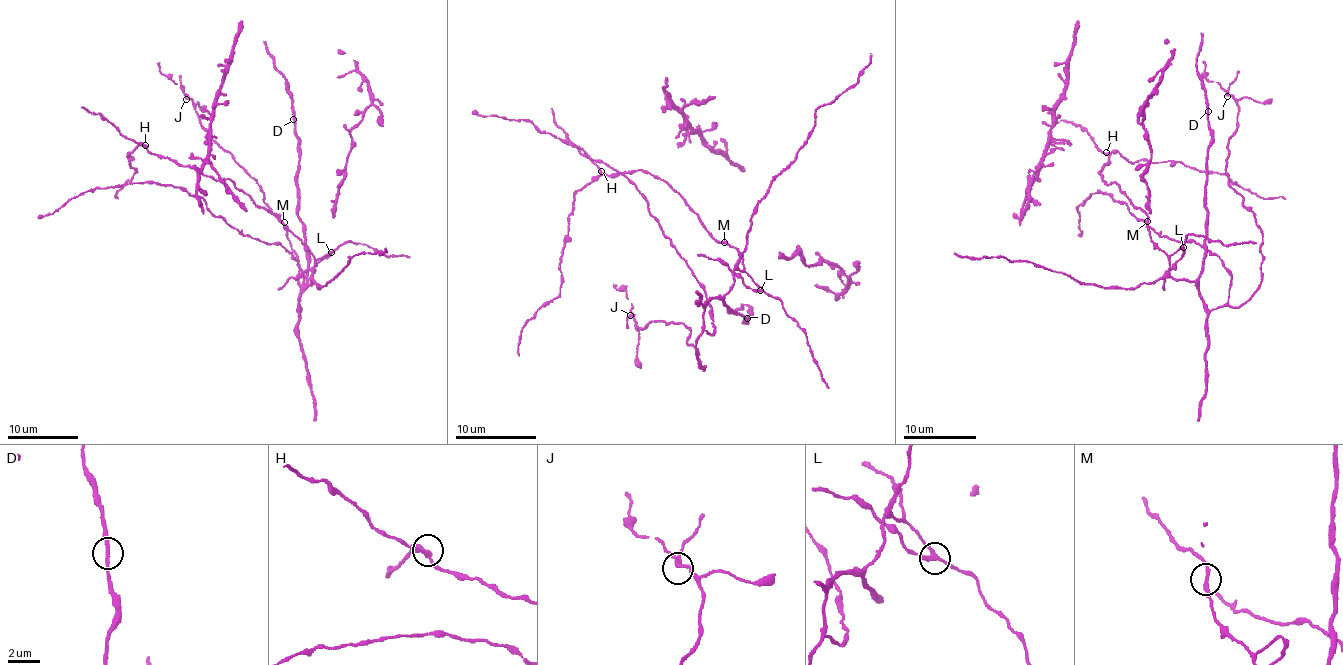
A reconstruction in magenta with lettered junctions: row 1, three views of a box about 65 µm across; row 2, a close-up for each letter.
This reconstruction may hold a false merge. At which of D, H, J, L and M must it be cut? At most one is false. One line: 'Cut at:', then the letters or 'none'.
Cut at: L

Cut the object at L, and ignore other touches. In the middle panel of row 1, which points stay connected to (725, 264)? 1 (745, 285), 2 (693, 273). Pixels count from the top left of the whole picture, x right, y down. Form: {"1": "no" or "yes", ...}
{"1": "yes", "2": "no"}

